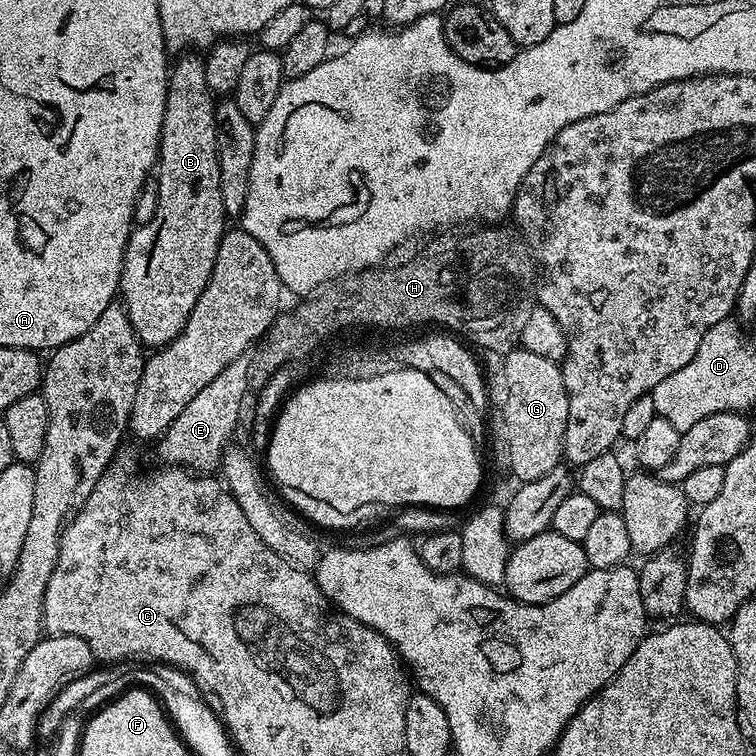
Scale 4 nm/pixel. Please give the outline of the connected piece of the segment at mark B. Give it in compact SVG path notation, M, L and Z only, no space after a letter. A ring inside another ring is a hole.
M184 54L177 60L168 74L158 171L154 176L156 213L141 228L133 227L128 236L118 289L136 337L148 350L163 348L186 326L194 302L202 298L202 290L210 282L220 239L226 231L216 149L217 101L206 86L203 59Z

